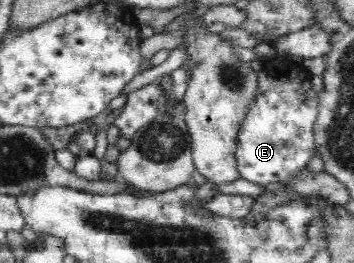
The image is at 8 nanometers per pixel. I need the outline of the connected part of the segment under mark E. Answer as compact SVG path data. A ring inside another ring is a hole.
M291 58L284 62L269 59L256 73L258 95L239 127L235 157L240 177L262 186L287 181L318 155L313 126L319 99L311 85L311 74Z

